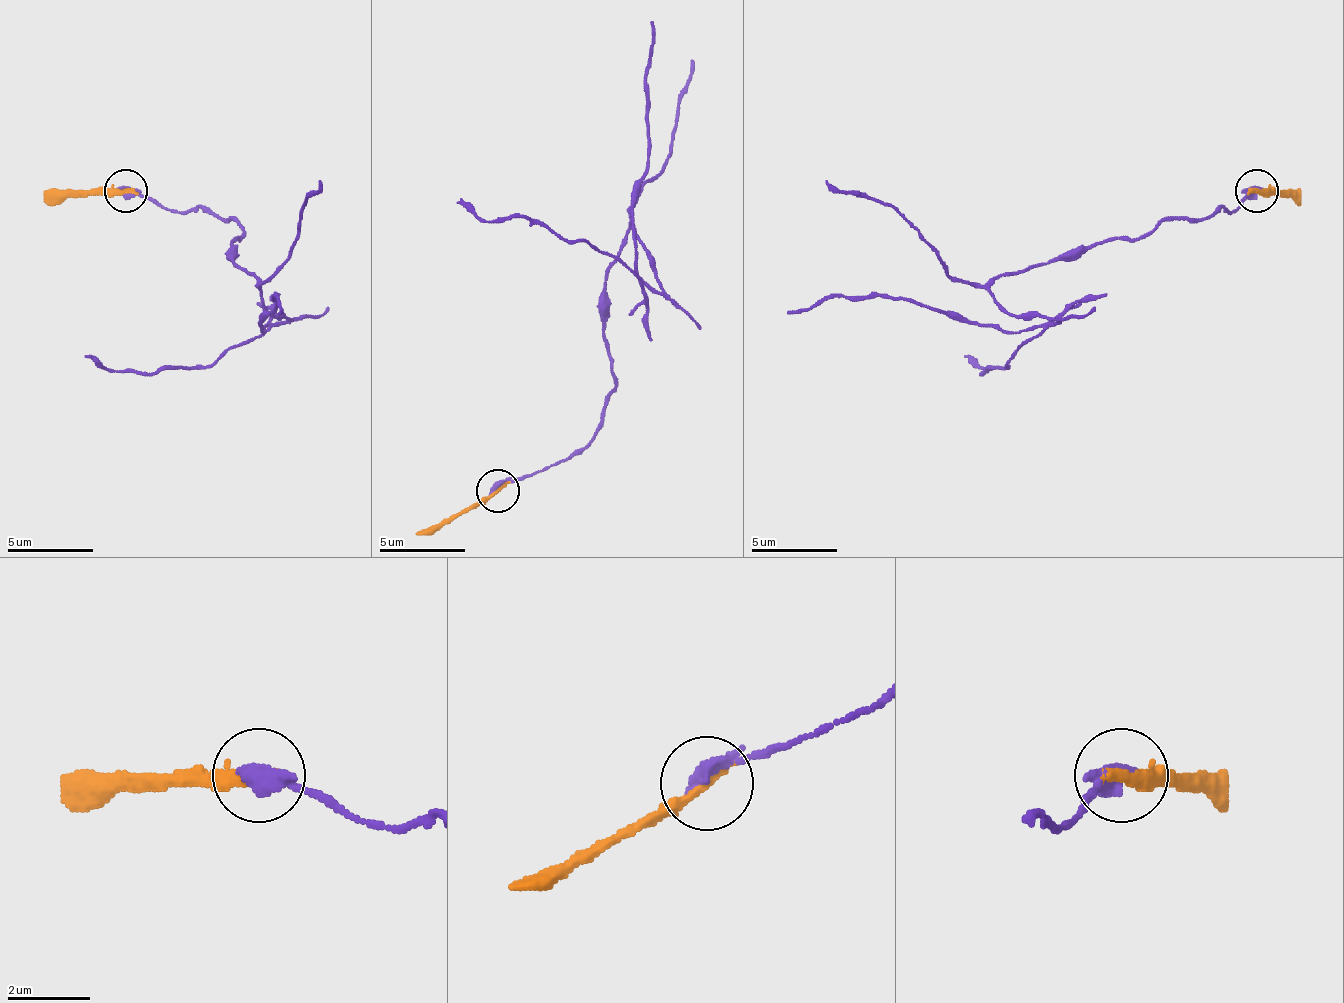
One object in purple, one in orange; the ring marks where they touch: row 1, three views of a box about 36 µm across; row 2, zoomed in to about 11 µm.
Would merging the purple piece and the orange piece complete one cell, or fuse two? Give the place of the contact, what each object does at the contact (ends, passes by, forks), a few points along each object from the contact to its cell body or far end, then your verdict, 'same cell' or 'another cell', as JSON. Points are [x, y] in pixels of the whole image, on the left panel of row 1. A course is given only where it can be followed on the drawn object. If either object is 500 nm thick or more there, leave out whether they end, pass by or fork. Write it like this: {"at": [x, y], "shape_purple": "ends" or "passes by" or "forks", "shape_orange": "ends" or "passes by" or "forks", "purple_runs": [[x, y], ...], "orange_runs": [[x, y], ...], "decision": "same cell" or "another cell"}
{"at": [125, 190], "shape_purple": "ends", "shape_orange": "ends", "purple_runs": [[126, 189], [234, 219], [234, 262], [277, 323], [260, 327], [273, 297], [277, 314]], "orange_runs": [[126, 189], [70, 189], [45, 202]], "decision": "another cell"}

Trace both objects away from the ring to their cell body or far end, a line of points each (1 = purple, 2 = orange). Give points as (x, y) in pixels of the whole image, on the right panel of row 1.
1: (1255, 189), (1234, 211), (1002, 275), (989, 293), (1040, 327), (890, 297), (786, 314)
2: (1255, 189), (1286, 189), (1298, 202)

